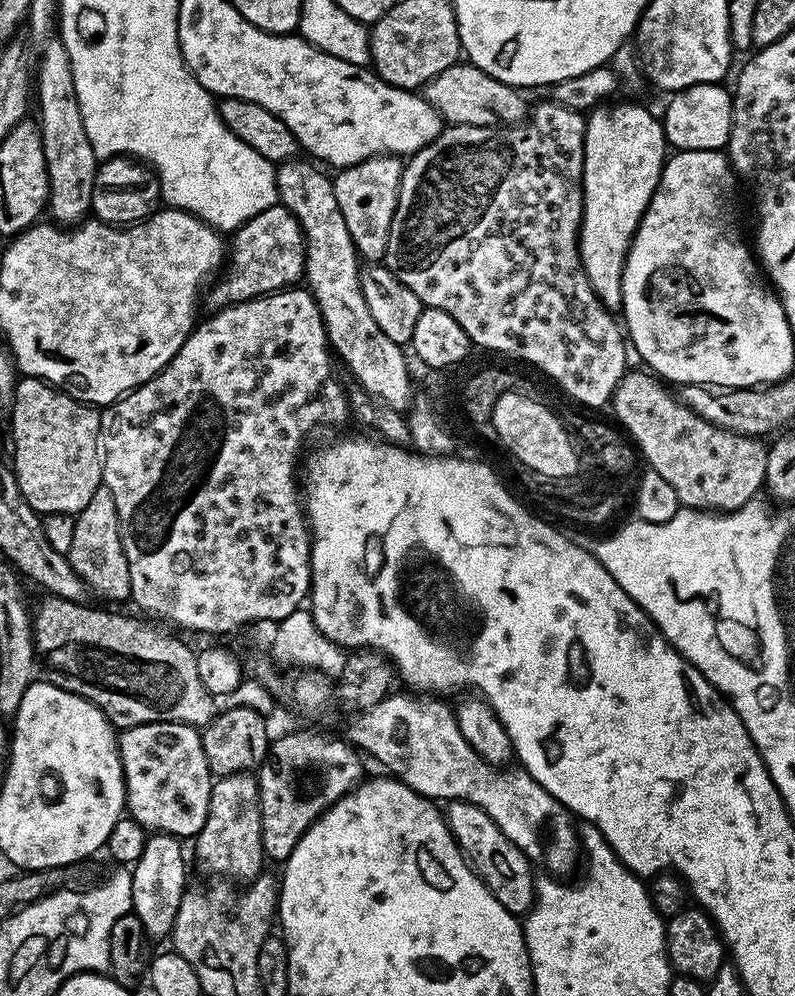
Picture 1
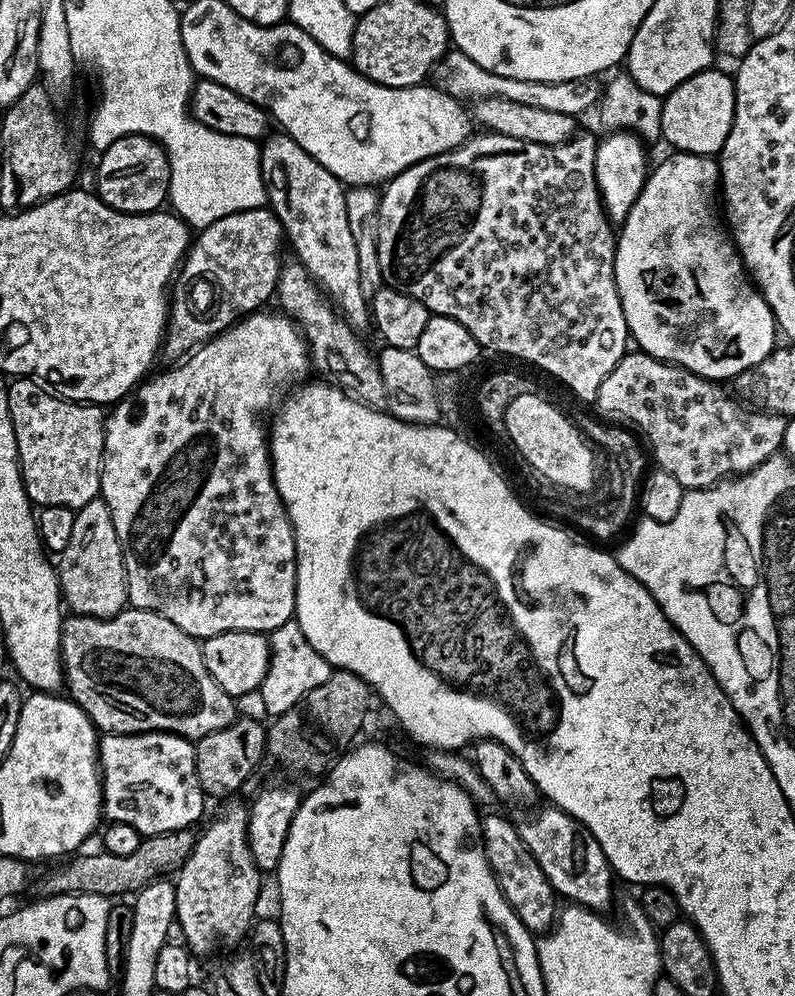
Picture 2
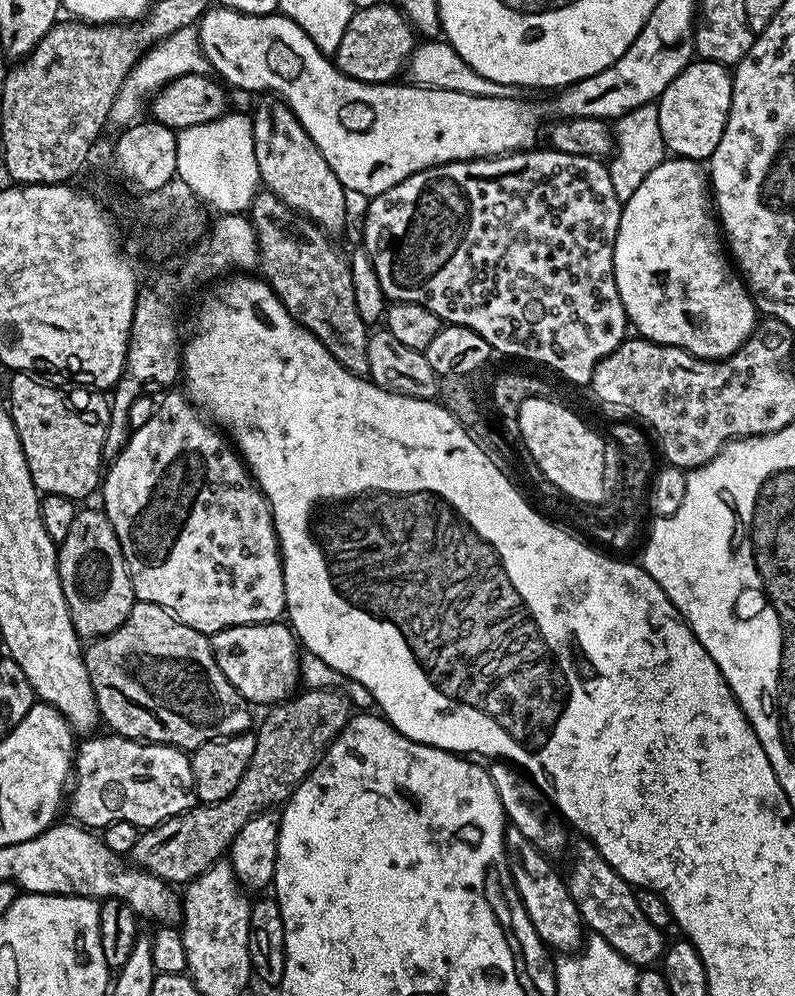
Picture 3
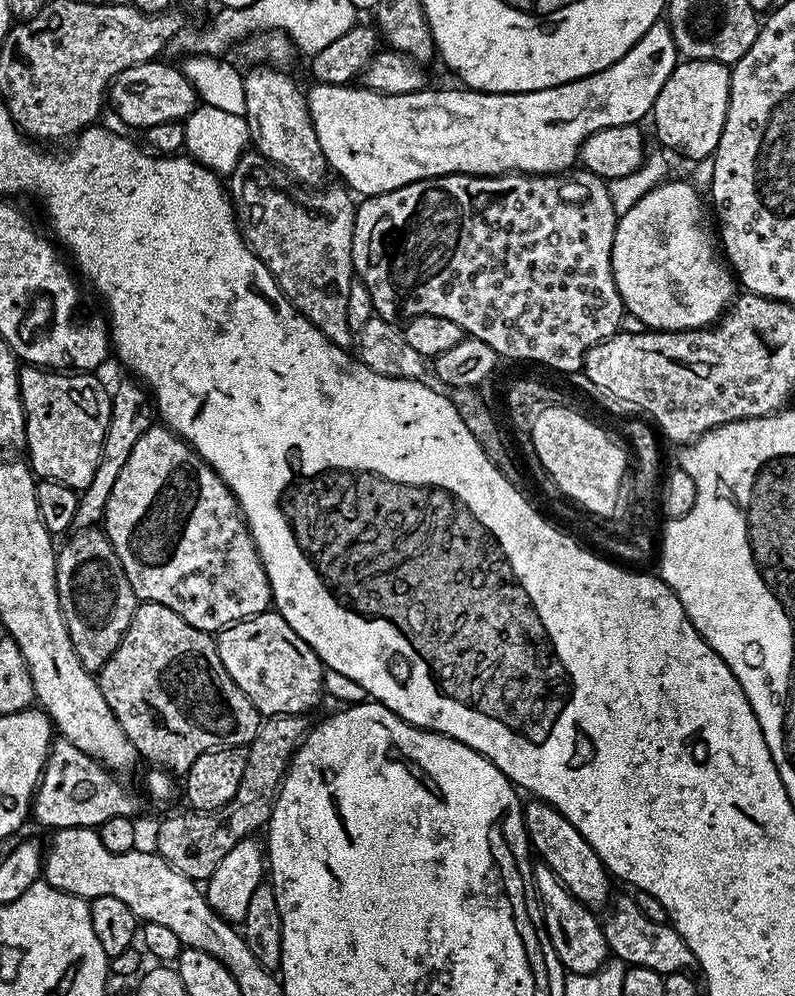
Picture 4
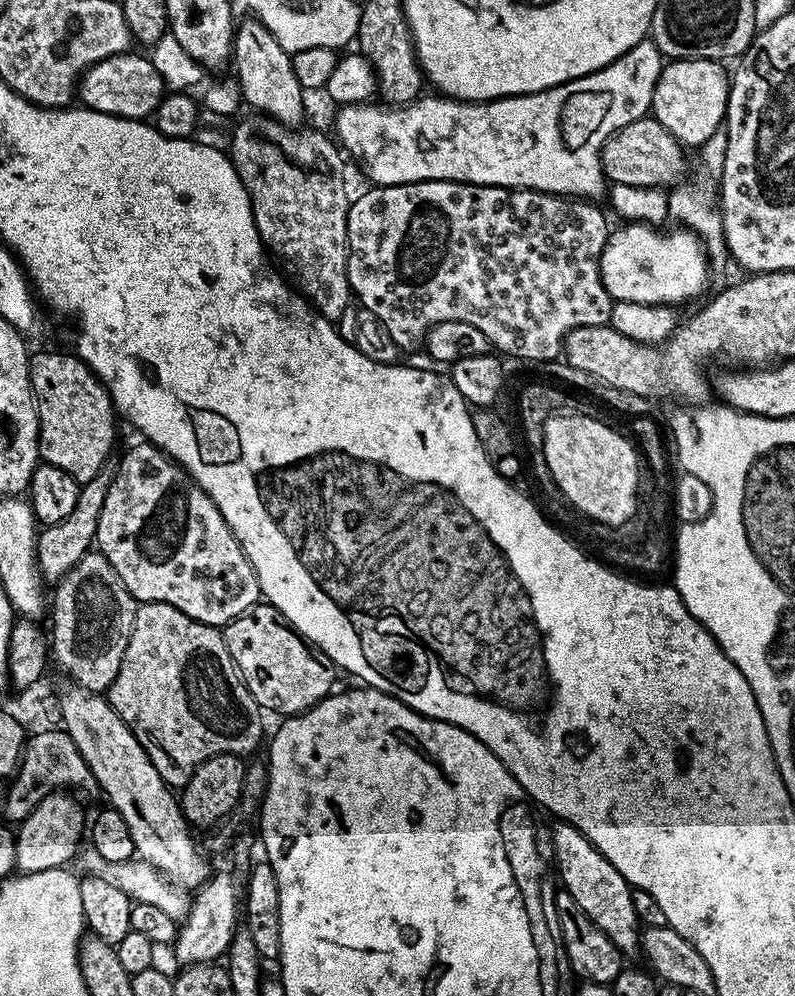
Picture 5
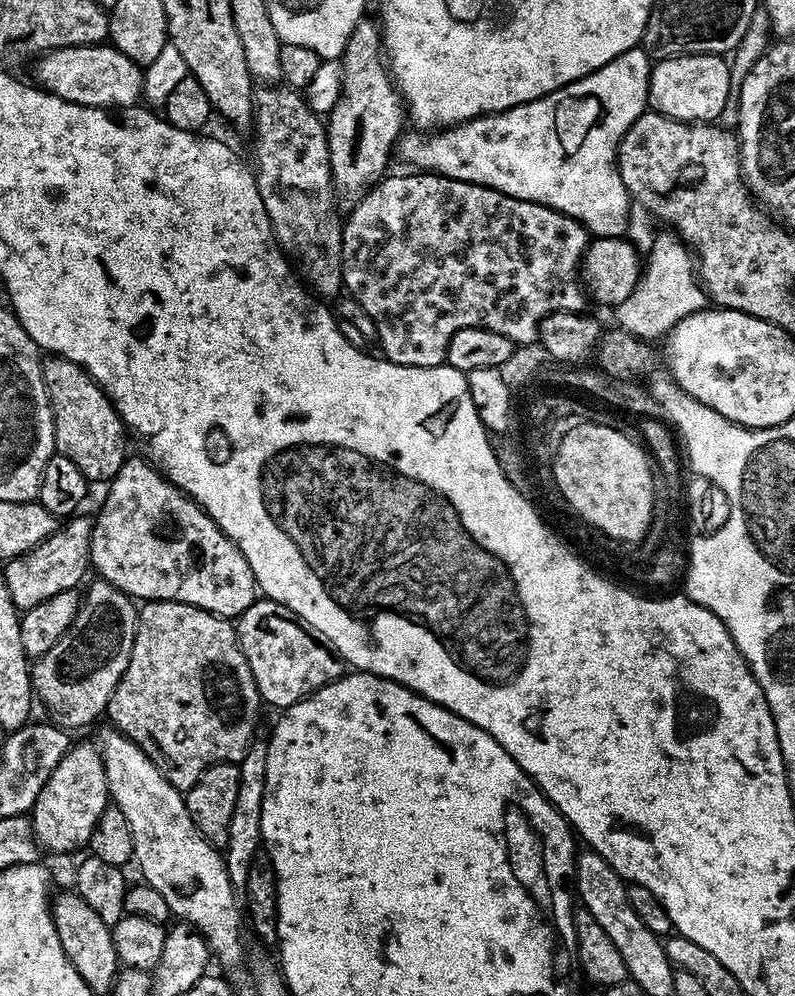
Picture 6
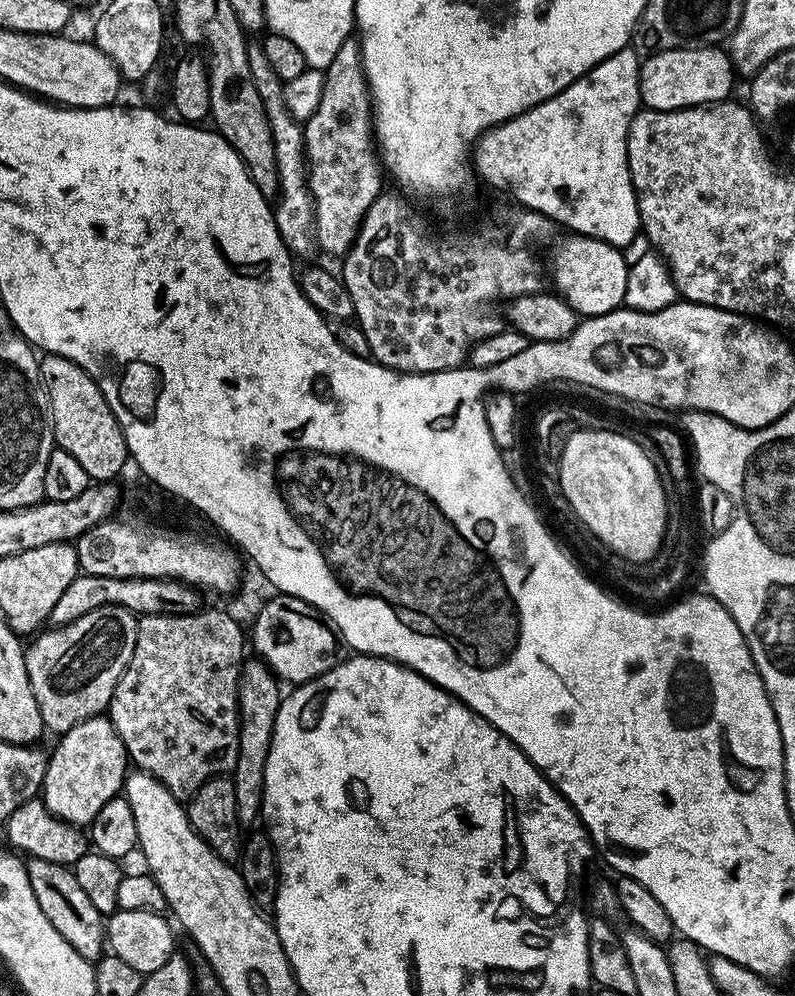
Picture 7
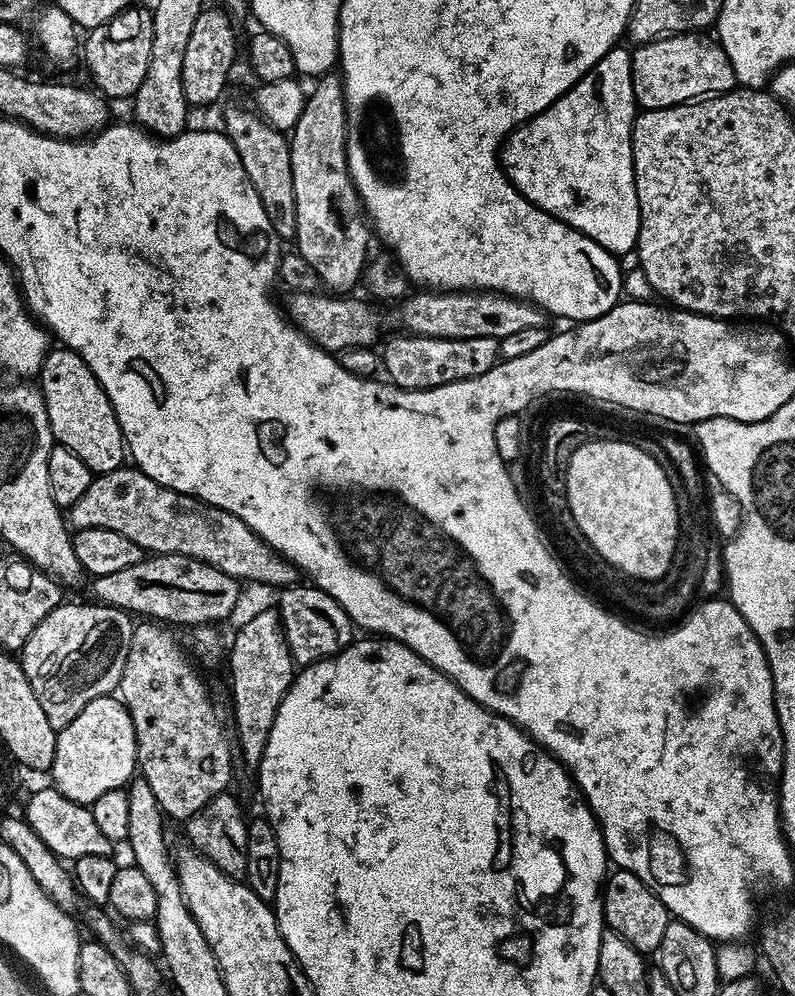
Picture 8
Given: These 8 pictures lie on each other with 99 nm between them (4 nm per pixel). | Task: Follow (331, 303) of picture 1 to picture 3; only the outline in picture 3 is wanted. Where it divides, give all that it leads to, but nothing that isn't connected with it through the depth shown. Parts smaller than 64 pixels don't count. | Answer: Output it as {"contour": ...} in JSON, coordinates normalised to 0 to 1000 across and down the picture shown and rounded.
{"contour":[[[351,98],[332,99],[337,100],[323,106],[322,117],[314,126],[328,186],[409,234],[430,232],[438,221],[439,198],[430,183],[425,183],[425,175],[415,171],[415,163],[405,159],[405,151],[395,147],[390,135],[385,135],[362,105]]]}

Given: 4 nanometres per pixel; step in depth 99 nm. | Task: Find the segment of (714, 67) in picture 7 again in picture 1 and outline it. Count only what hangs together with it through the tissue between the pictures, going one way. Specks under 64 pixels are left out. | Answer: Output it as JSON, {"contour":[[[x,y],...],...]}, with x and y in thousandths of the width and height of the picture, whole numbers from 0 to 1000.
{"contour":[[[909,83],[874,84],[849,93],[833,115],[836,142],[847,150],[893,151],[909,150],[918,139],[921,130],[921,92],[911,89]]]}

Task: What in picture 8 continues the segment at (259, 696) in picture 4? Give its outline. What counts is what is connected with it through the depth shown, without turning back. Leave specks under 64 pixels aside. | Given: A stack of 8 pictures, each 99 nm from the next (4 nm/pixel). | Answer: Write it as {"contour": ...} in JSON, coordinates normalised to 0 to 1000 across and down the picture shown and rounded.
{"contour":[[[362,588],[351,595],[350,613],[352,630],[367,662],[374,668],[386,669],[413,659],[424,659],[436,651],[445,642],[445,628],[435,612],[430,612],[430,608],[420,600],[415,600],[415,596],[396,588],[377,589]]]}

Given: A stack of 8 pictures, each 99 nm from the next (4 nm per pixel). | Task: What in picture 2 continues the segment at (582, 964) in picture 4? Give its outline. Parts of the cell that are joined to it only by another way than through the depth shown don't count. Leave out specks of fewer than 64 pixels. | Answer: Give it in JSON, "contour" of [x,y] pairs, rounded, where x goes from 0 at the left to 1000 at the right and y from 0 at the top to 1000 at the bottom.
{"contour":[[[610,818],[606,823],[606,842],[614,867],[619,870],[619,877],[628,885],[639,908],[665,934],[673,933],[674,915],[688,906],[689,900],[692,901],[687,878],[682,878],[672,857],[667,857],[664,850],[654,844],[654,838],[650,837],[648,826],[643,822],[639,824],[634,819]]]}

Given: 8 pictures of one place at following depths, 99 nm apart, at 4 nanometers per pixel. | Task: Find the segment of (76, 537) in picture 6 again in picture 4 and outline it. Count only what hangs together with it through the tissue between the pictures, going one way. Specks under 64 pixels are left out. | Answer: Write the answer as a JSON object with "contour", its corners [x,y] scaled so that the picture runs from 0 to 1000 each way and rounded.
{"contour":[[[160,381],[147,388],[146,394],[143,390],[140,395],[138,424],[133,428],[133,440],[128,444],[123,472],[118,472],[118,480],[113,480],[113,488],[108,488],[99,495],[98,512],[93,512],[97,531],[118,530],[130,523],[133,504],[138,504],[138,492],[143,492],[143,484],[148,484],[148,476],[153,476],[153,468],[158,468],[174,440],[179,440],[179,436],[184,436],[184,432],[192,429],[194,414],[189,409],[189,395],[185,389],[170,381]]]}

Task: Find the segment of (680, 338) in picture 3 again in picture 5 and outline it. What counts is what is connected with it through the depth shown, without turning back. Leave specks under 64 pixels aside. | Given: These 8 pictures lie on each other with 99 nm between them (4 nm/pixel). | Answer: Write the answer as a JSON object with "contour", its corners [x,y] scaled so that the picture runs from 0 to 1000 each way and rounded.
{"contour":[[[791,223],[782,228],[786,229],[771,228],[766,232],[755,260],[757,287],[762,287],[771,302],[855,307],[859,301],[884,295],[893,284],[891,259],[872,232],[850,227],[847,233],[835,233],[816,225]]]}

